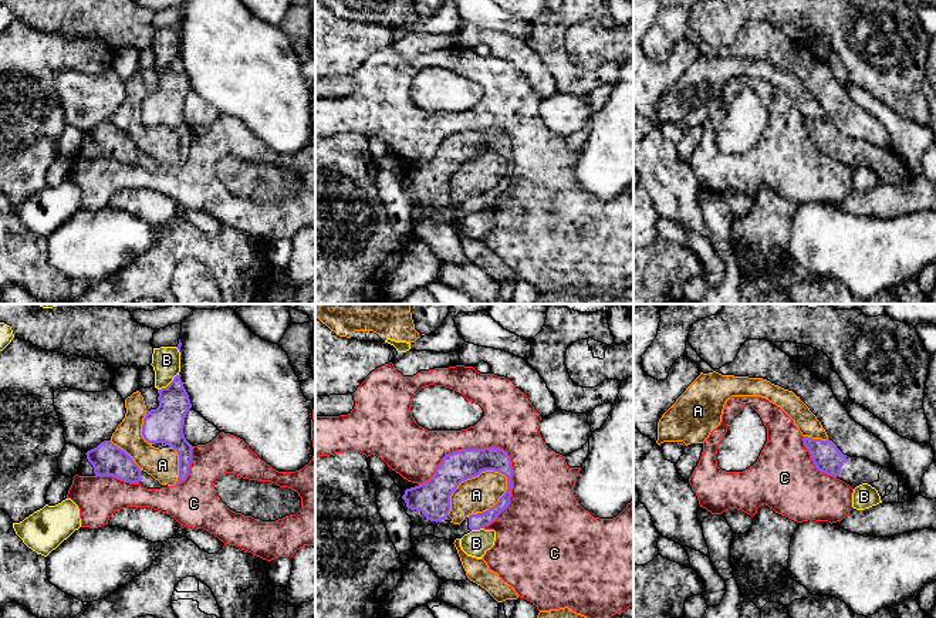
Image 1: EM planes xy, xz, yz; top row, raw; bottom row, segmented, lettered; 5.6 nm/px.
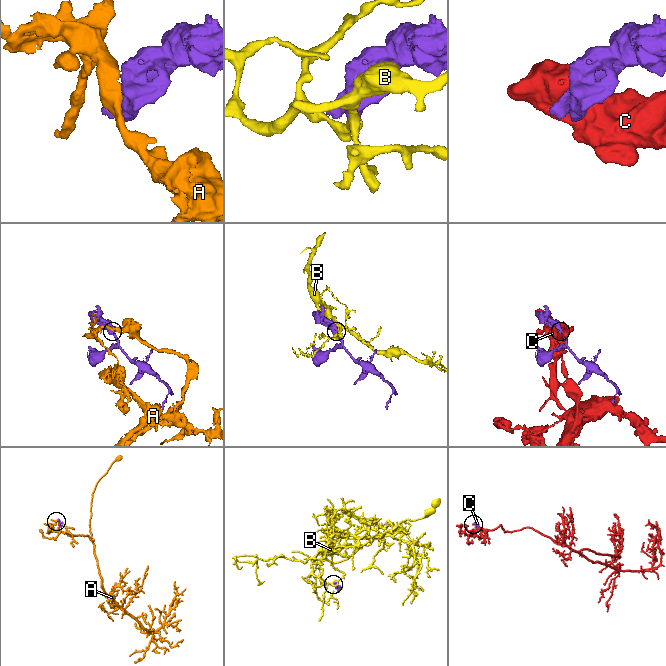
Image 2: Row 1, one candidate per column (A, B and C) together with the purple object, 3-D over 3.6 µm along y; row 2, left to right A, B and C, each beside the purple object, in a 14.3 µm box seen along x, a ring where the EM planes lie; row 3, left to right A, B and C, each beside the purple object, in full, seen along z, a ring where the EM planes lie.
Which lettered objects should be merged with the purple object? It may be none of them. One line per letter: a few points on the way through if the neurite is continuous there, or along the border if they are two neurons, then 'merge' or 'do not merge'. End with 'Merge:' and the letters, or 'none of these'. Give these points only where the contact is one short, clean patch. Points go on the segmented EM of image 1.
A: do not merge
B: do not merge
C: do not merge
Merge: none of these

